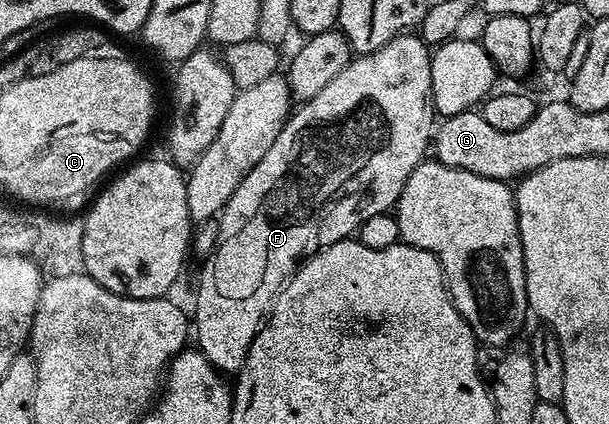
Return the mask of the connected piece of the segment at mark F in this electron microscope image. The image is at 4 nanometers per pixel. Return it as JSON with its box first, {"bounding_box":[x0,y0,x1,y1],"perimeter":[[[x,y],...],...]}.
{"bounding_box":[192,31,436,375],"perimeter":[[[407,31],[400,37],[392,38],[384,47],[380,47],[371,53],[363,53],[355,56],[310,101],[301,102],[290,113],[286,124],[276,136],[276,141],[272,147],[265,152],[256,166],[246,175],[239,186],[232,192],[231,197],[221,209],[218,222],[218,241],[215,243],[212,252],[209,254],[210,273],[206,273],[198,281],[198,306],[192,309],[192,333],[198,336],[197,348],[211,361],[214,368],[223,375],[236,375],[242,369],[244,359],[256,339],[258,330],[267,316],[268,310],[273,306],[275,297],[282,292],[283,285],[294,276],[295,269],[308,257],[314,256],[321,249],[327,249],[332,243],[347,240],[351,235],[357,234],[362,224],[374,215],[393,210],[398,203],[398,196],[404,191],[404,183],[408,183],[408,175],[416,171],[416,167],[421,165],[427,156],[432,145],[432,134],[436,129],[436,112],[433,101],[432,71],[430,70],[430,60],[432,49],[426,46],[418,37],[413,37],[413,32]]]}

